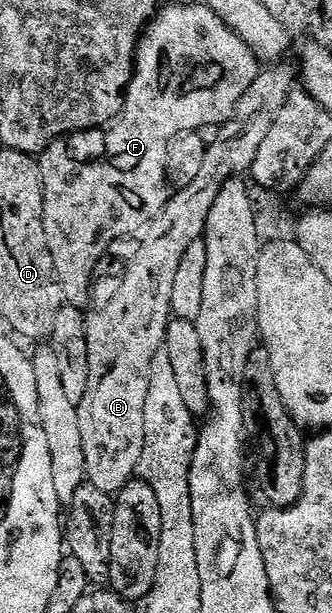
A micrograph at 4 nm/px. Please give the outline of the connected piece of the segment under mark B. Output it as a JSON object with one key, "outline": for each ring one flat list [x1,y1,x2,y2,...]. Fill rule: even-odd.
{"outline":[[278,61,267,66,270,67,267,71,266,68,259,70,256,81,248,85,248,93,240,97,234,116,217,128,218,136,214,140,211,138,207,142,204,165,200,168,196,181,192,181,192,185,187,187,177,188,167,198,165,209,145,228,141,236,142,244,135,249,114,296,99,311,91,310,86,315,88,393,84,393,84,397,77,403,80,437,84,440,88,482,112,497,117,496,118,492,124,489,124,485,128,485,130,480,135,478,140,453,144,453,144,401,148,401,152,361,156,353,163,351,166,345,166,334,172,320,172,284,180,261,184,258,185,251,205,236,208,213,212,213,212,205,216,205,216,197,220,197,222,186,229,179,245,176,249,172,252,161,256,161,256,153,259,152,264,137,268,137,268,129,272,129,272,121,276,121,280,109,284,109,284,101,288,101,288,97,295,91,296,67,295,64,293,67,286,62]]}

